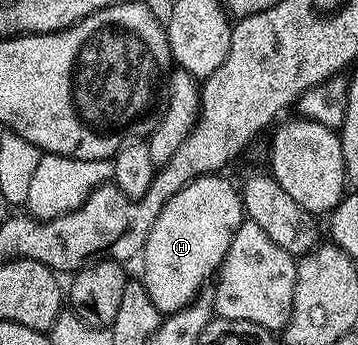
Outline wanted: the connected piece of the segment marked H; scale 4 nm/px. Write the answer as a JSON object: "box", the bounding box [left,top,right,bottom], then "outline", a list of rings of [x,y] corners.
{"box":[141,174,245,315],"outline":[[[220,174],[197,177],[167,201],[141,252],[144,285],[163,315],[190,305],[203,283],[218,272],[235,231],[245,219],[240,192]]]}

